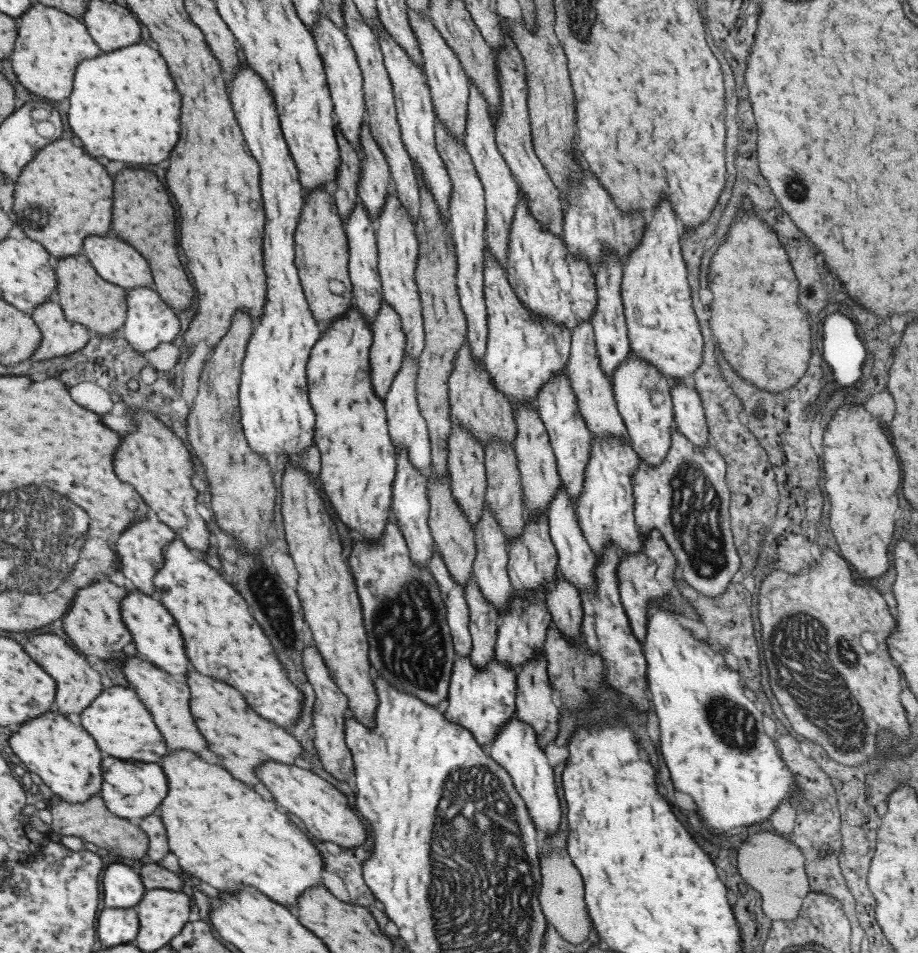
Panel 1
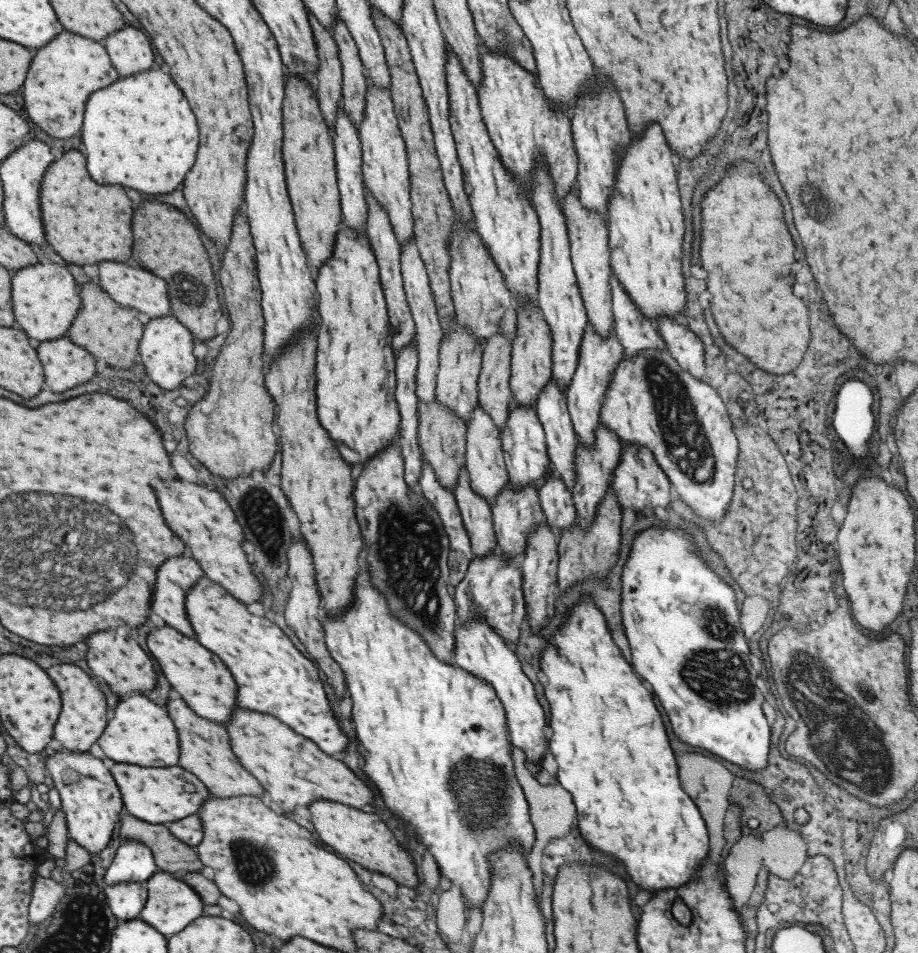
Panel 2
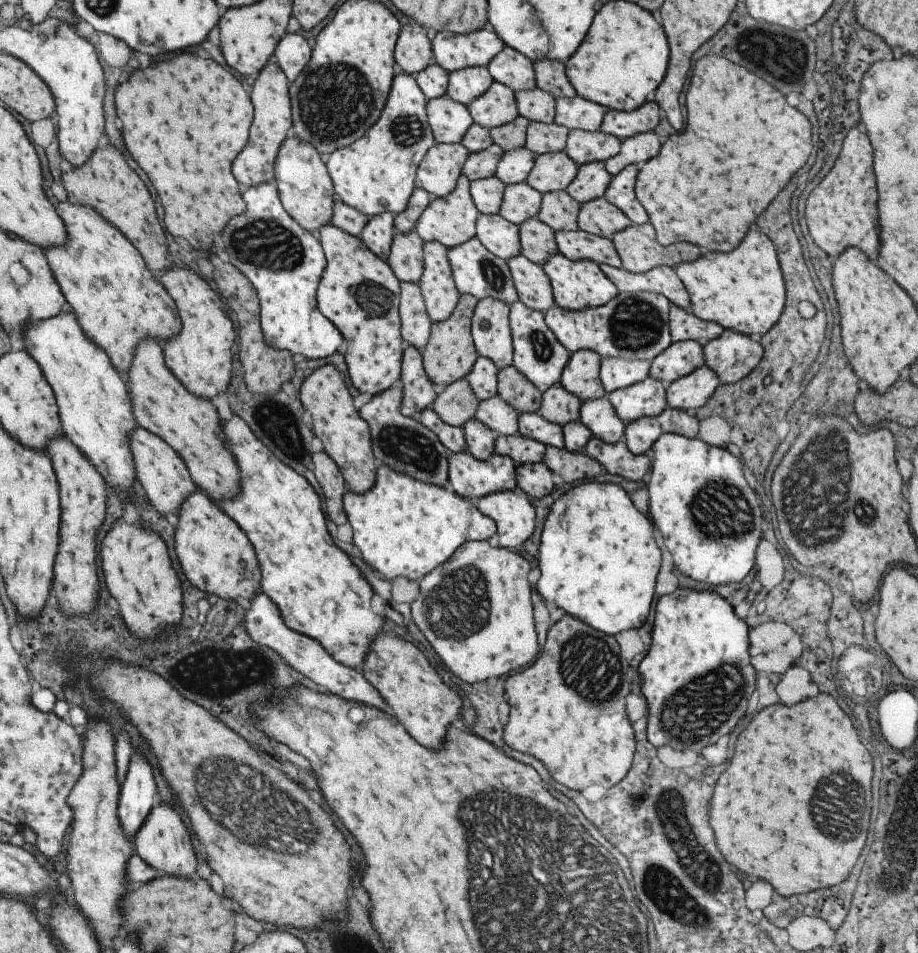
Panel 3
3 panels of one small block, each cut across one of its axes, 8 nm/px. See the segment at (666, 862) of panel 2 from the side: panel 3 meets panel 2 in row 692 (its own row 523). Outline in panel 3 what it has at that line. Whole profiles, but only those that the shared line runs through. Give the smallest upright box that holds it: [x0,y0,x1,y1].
[535,480,661,636]

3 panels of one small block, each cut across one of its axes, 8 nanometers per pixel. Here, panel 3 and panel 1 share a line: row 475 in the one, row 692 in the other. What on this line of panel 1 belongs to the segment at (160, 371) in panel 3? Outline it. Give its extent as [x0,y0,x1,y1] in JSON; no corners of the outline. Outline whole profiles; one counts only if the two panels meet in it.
[182,670,301,787]

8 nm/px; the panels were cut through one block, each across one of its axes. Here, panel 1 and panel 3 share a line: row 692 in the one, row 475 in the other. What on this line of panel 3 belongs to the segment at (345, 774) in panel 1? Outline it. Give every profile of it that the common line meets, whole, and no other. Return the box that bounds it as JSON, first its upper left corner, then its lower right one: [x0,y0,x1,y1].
[311,450,347,524]

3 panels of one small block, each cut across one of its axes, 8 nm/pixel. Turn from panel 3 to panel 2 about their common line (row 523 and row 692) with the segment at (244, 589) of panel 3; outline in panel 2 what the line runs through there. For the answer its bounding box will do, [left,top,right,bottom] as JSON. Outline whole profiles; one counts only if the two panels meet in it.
[144,625,235,724]

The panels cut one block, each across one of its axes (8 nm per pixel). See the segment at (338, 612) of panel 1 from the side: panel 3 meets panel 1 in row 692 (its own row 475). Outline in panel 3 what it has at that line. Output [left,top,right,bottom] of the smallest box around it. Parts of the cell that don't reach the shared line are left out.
[298,366,377,494]

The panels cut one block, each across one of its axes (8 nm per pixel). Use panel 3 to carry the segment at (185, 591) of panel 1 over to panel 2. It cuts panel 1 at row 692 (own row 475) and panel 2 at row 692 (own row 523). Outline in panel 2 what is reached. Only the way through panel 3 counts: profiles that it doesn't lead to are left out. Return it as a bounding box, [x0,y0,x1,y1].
[185,575,348,755]

